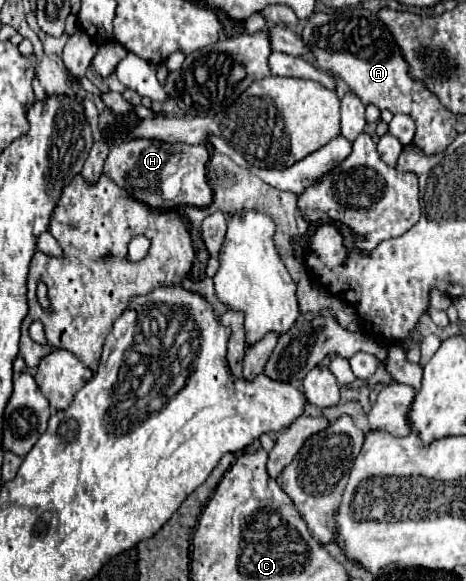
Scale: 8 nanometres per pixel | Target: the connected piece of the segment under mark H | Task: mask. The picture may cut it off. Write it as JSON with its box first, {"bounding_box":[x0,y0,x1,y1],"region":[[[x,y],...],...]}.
{"bounding_box":[104,137,212,211],"region":[[[138,137],[114,143],[110,147],[110,155],[104,163],[104,175],[110,177],[118,187],[126,189],[130,197],[152,209],[168,211],[174,207],[178,209],[178,205],[208,207],[212,203],[212,187],[206,177],[208,161],[210,151],[206,145],[172,145],[166,141]]]}

